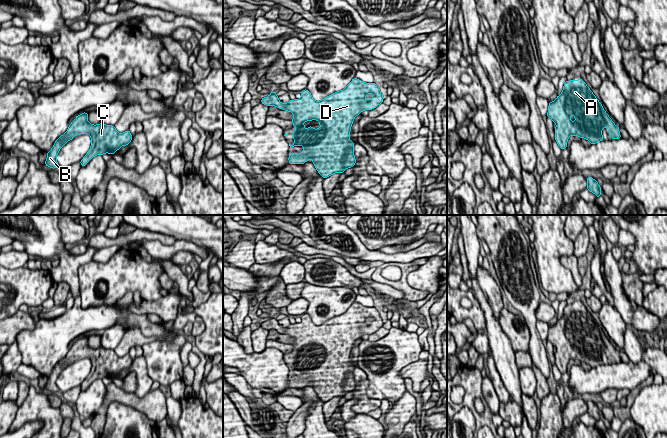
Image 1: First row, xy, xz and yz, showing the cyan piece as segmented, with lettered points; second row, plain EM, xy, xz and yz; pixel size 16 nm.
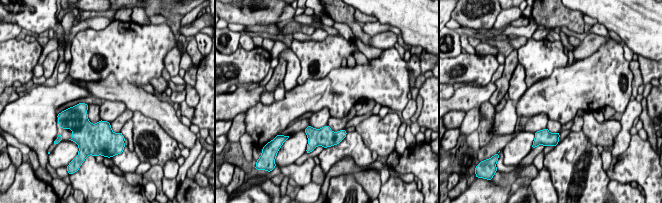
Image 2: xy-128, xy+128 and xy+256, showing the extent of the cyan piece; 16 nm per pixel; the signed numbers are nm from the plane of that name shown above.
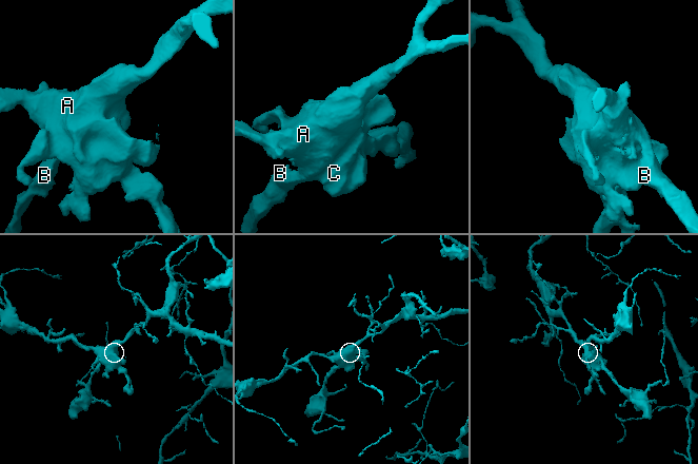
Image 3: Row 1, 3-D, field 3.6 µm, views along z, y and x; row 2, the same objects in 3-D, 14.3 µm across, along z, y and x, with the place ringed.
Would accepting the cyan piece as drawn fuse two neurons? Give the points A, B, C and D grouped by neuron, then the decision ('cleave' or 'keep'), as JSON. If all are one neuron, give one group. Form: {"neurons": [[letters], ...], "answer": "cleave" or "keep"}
{"neurons": [["A", "B", "C", "D"]], "answer": "keep"}

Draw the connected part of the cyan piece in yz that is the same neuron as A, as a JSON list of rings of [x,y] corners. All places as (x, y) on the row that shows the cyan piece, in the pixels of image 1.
[[[583,79],[566,81],[562,93],[555,101],[549,101],[546,116],[556,124],[555,140],[561,150],[567,148],[570,135],[585,138],[591,144],[603,141],[603,128],[609,129],[611,139],[621,138],[619,127]]]

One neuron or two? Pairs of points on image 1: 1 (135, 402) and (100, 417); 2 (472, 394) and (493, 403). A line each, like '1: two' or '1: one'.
1: one
2: two

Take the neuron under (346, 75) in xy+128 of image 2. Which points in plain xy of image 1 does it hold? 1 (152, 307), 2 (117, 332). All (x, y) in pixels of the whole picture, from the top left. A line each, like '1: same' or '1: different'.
1: same
2: different

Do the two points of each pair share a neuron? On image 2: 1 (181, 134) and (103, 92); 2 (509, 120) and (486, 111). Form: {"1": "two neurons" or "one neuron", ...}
{"1": "one neuron", "2": "two neurons"}

